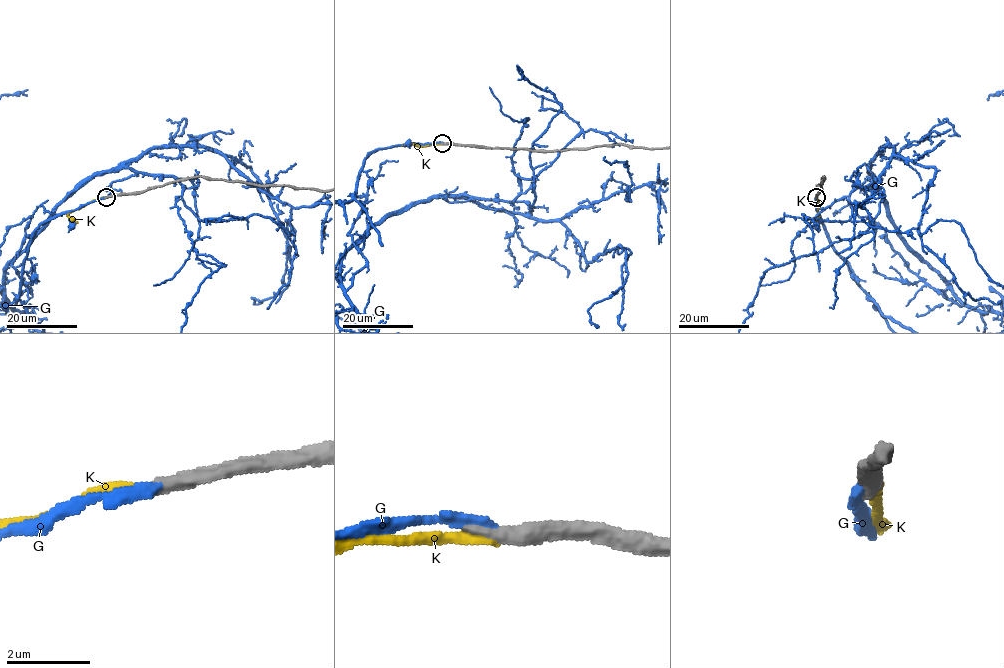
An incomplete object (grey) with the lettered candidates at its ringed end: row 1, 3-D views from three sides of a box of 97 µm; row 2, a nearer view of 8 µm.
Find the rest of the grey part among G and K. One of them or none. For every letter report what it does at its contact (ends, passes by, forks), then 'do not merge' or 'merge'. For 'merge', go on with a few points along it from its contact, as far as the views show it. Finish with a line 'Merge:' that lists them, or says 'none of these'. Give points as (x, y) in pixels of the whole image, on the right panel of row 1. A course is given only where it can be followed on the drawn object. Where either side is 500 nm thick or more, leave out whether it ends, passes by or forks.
G: it ends | merge
K: it ends | do not merge
Merge: G

